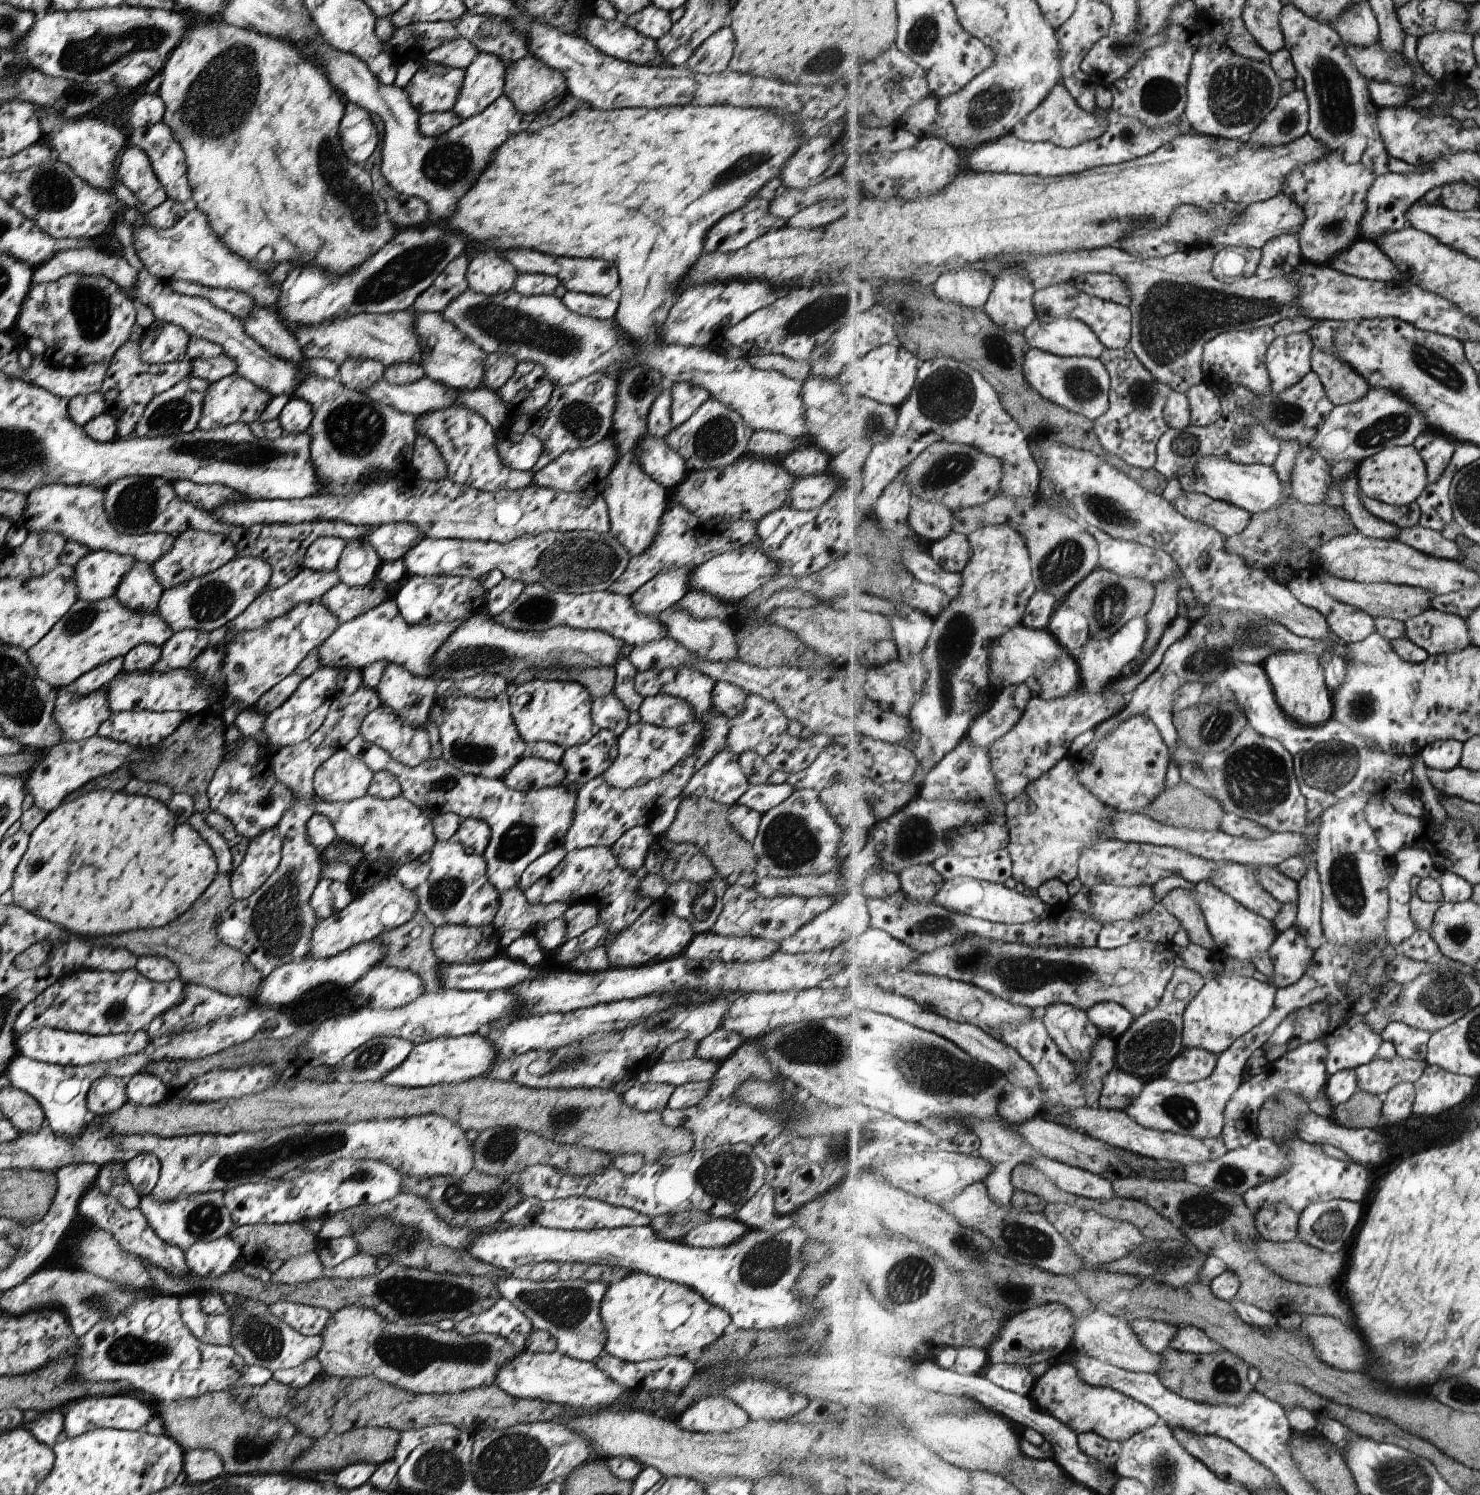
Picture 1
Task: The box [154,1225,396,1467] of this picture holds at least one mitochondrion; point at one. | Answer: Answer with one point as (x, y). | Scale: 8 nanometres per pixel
(264, 1340)

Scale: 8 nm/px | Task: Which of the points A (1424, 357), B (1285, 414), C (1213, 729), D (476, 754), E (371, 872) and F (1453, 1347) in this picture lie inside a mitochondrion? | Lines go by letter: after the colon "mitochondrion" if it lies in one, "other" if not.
A: mitochondrion
B: mitochondrion
C: mitochondrion
D: mitochondrion
E: other
F: other

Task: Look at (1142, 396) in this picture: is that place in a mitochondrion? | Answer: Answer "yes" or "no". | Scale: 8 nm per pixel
yes

